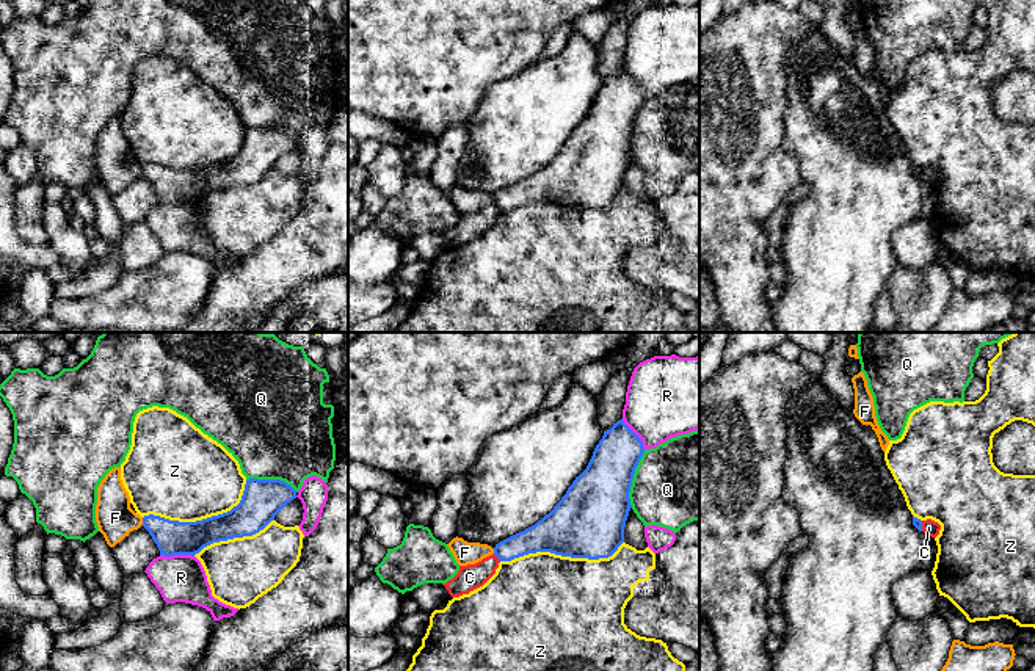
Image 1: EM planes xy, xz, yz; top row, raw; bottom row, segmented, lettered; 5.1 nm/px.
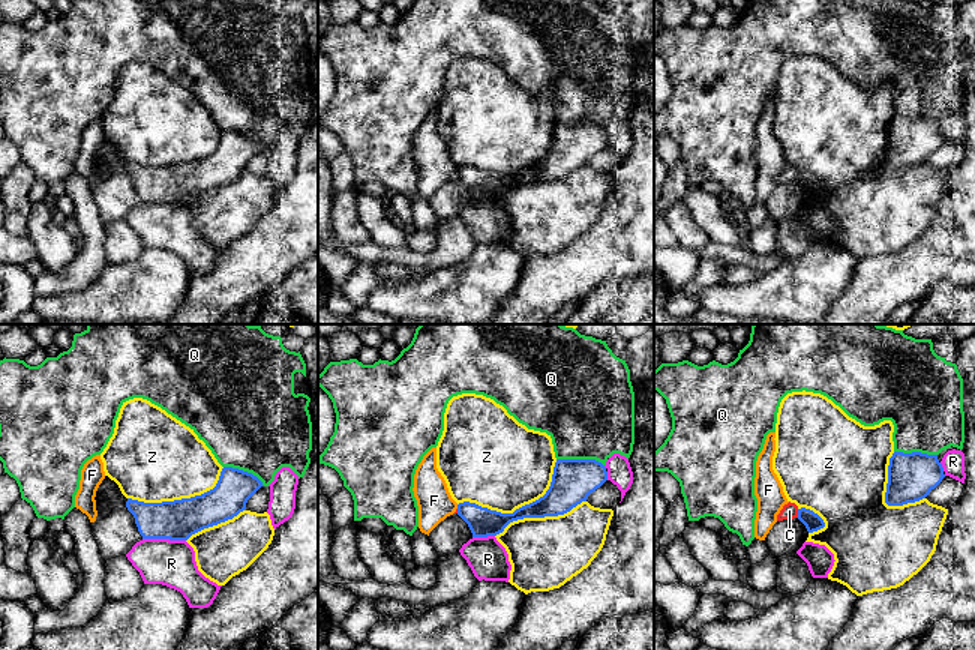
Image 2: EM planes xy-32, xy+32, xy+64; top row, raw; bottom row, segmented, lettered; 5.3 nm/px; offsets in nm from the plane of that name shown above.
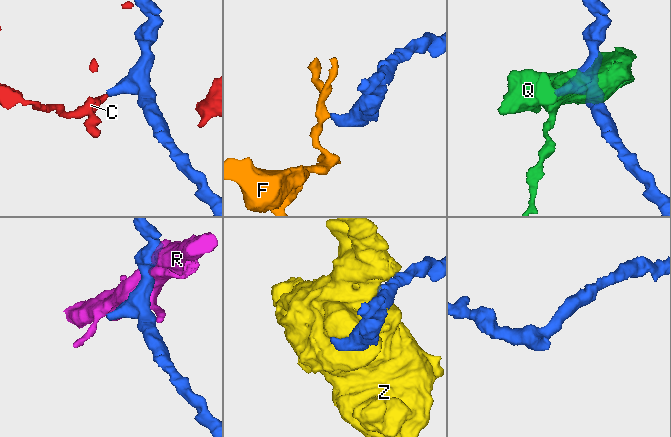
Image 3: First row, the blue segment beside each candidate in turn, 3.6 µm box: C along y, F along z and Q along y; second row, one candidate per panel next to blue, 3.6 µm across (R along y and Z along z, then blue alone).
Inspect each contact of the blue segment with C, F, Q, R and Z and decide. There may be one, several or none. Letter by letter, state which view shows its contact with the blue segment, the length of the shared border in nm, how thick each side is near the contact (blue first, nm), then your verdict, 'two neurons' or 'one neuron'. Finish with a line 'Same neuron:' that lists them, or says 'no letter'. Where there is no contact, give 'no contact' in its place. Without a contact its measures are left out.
C: xz | 60 nm | 150/130 nm | two neurons
F: xy | 40 nm | 180/200 nm | two neurons
Q: xz | 300 nm | 340/420 nm | two neurons
R: xy | 180 nm | 180/240 nm | two neurons
Z: xz | 650 nm | 360/500 nm | two neurons
Same neuron: no letter

